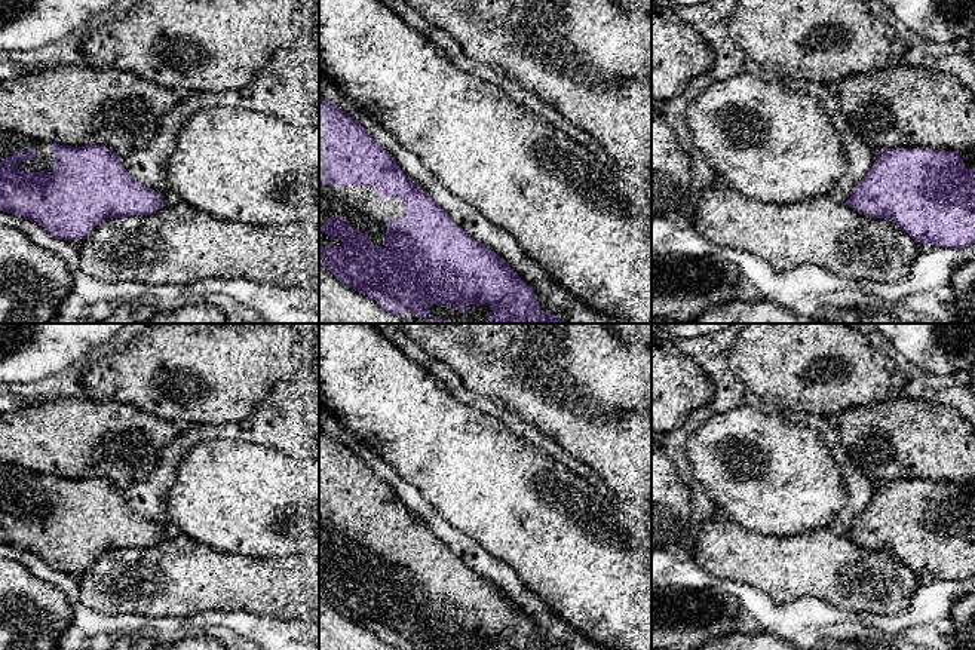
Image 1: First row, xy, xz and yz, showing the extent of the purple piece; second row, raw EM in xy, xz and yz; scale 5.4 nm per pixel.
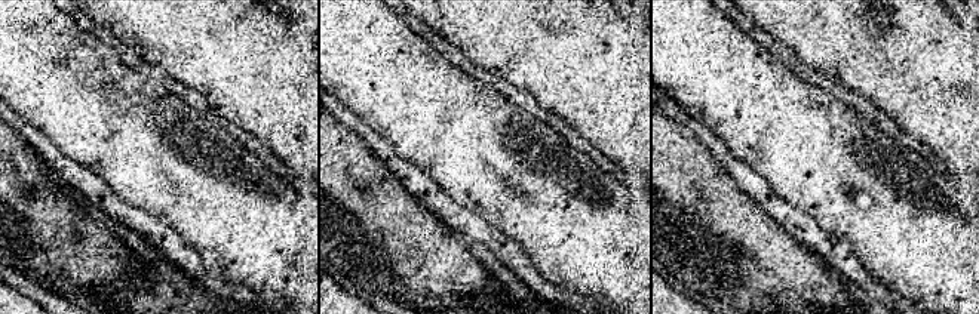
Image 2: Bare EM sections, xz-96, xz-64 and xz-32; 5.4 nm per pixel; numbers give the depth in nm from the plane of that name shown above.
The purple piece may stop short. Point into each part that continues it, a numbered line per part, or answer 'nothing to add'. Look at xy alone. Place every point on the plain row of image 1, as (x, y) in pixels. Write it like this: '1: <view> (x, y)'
1: xy (9, 475)

